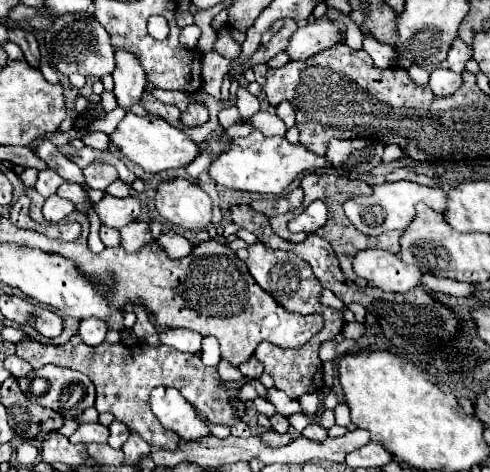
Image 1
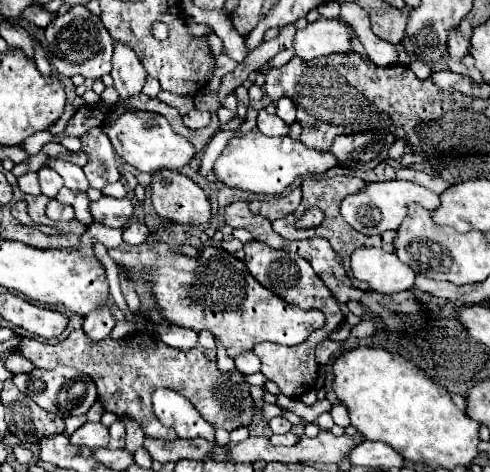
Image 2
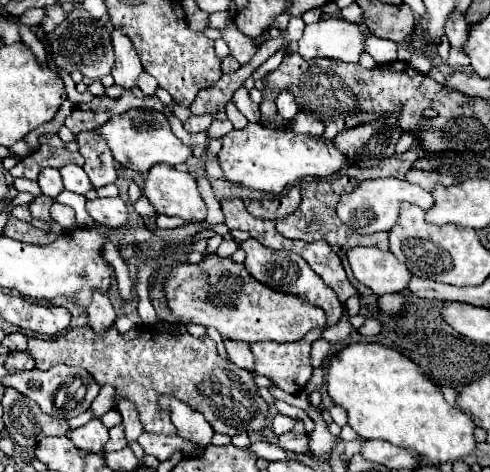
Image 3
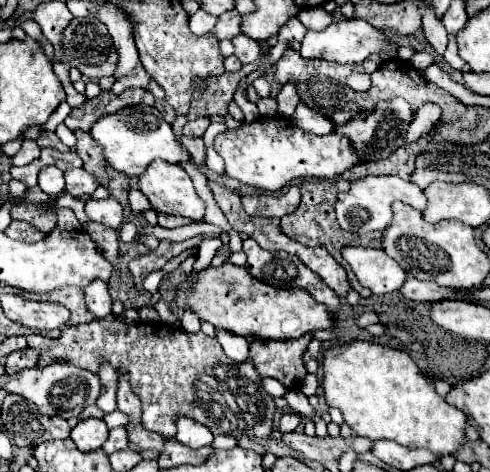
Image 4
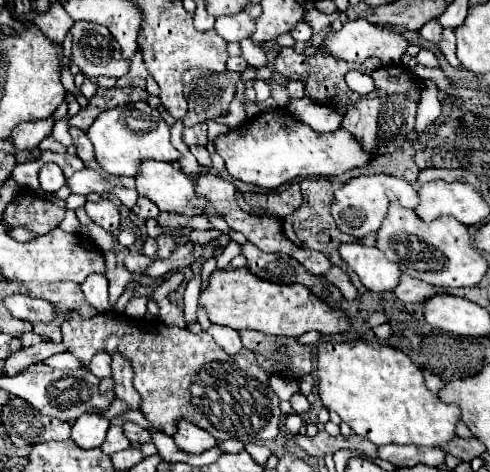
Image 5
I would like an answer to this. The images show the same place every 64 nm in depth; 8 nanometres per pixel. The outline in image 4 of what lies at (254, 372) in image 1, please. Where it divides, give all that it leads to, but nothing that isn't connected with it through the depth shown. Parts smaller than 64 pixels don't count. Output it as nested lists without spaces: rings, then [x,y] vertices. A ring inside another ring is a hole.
[[[216,328],[216,340],[220,342],[220,346],[224,348],[228,358],[232,358],[236,362],[244,362],[248,358],[248,342],[242,336]]]

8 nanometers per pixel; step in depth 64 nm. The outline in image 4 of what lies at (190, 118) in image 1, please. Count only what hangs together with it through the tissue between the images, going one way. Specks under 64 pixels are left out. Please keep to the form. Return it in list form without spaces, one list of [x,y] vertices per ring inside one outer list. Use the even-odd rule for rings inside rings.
[[[200,118],[200,120],[188,122],[184,126],[184,136],[202,136],[208,126],[210,126],[210,120],[208,118]]]

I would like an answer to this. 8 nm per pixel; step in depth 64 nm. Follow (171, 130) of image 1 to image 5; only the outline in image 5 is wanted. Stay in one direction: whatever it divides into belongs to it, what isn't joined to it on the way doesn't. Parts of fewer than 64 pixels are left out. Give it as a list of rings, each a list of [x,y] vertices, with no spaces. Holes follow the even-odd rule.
[[[146,102],[120,104],[112,110],[100,112],[86,134],[94,144],[96,162],[102,170],[114,176],[134,176],[138,172],[140,160],[174,162],[180,158],[180,152],[170,144],[170,128],[162,120],[160,112],[150,108]]]

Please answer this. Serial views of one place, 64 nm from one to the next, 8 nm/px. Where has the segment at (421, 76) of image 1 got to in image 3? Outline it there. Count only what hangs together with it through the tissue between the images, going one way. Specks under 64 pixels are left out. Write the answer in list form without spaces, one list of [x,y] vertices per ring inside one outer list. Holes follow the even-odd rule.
[[[421,54],[412,55],[409,65],[422,75],[427,75],[432,67],[430,59]]]

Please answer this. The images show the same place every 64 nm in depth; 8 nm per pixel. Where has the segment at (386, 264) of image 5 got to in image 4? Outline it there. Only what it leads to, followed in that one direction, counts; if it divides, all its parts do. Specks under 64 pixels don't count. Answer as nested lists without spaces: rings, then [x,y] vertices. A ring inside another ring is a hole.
[[[346,246],[342,250],[342,258],[350,264],[358,282],[372,290],[372,294],[396,292],[404,284],[406,272],[396,264],[396,260],[388,258],[384,250]]]

